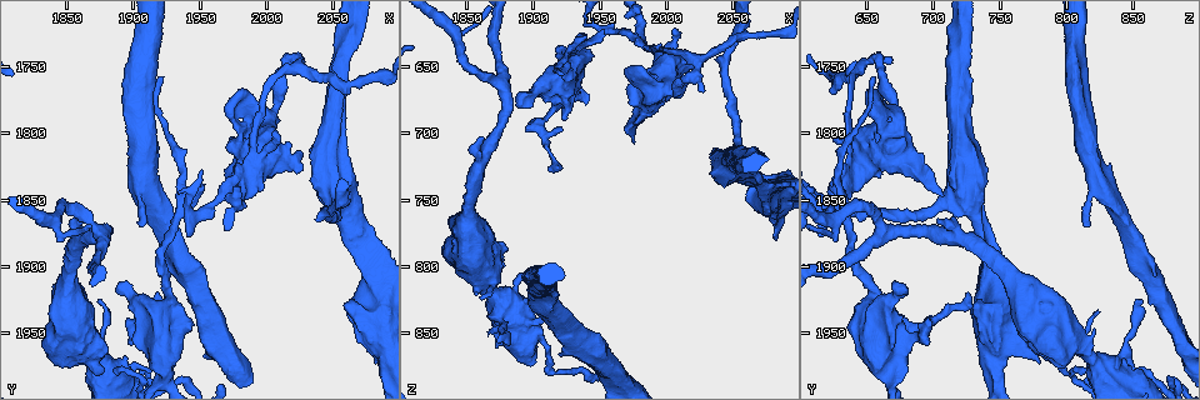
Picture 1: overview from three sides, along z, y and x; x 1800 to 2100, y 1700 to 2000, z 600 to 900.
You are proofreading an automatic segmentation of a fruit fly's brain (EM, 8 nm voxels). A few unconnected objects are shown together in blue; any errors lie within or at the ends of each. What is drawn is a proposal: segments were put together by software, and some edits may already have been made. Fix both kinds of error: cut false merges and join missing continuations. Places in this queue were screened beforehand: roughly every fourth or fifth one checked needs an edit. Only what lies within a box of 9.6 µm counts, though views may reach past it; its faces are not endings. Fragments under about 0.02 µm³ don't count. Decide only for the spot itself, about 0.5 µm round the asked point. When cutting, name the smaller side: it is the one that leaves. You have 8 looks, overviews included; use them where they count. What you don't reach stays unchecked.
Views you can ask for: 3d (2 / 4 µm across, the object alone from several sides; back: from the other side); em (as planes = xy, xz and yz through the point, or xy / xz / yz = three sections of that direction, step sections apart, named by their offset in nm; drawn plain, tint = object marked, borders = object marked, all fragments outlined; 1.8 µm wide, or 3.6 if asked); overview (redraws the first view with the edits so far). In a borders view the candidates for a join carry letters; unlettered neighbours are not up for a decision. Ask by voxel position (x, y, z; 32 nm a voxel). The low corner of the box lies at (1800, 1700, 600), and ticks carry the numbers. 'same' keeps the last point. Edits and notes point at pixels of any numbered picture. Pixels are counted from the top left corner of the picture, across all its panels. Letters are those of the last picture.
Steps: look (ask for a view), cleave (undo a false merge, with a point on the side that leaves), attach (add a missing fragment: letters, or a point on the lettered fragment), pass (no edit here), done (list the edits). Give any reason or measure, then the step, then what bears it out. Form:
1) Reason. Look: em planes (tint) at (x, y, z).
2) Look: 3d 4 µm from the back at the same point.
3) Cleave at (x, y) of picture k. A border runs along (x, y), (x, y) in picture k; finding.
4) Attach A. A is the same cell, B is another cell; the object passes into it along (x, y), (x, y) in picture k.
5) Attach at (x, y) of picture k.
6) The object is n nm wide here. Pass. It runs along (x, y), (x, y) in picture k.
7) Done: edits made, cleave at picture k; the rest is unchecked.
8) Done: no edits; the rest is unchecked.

Abrupt turn. Look: em planes (tint) at (2024, 1748, 648).

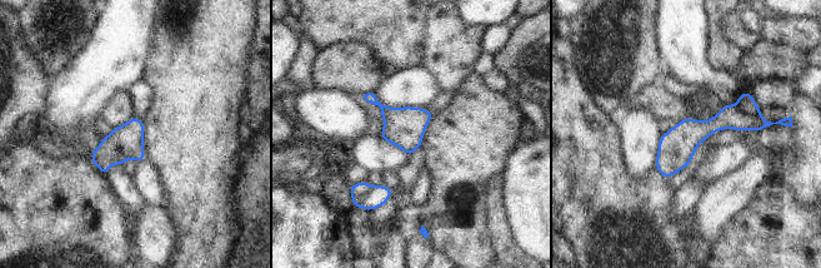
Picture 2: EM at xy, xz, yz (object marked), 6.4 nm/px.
Look: em planes (borders) at the same point.

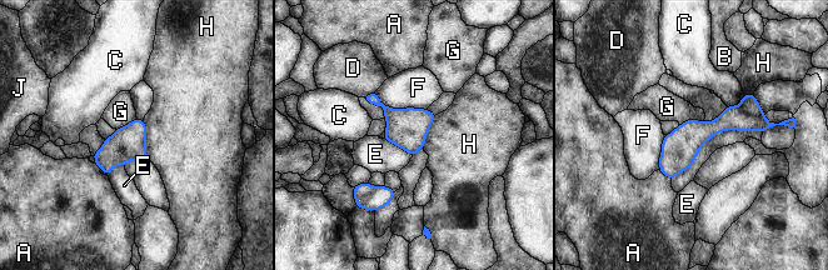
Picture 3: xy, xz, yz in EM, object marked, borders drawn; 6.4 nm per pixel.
The object is 220 nm wide here. Cleave at (733, 118) of picture 3. A, B, C, D, E, F, G, H and J are other cells; the part that leaves runs along (767, 124), (722, 123), (662, 168) in picture 3; two neurons meet here.

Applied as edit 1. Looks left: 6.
See it whole again. Look: overview.

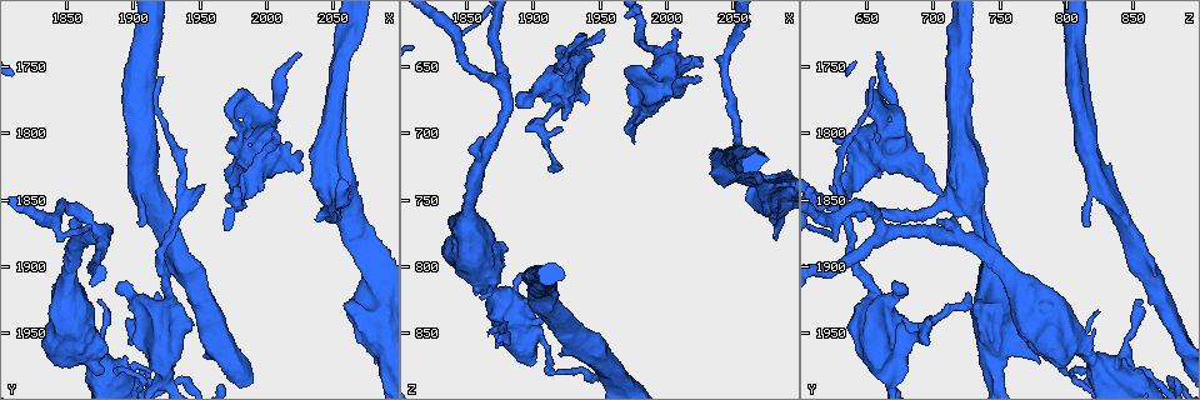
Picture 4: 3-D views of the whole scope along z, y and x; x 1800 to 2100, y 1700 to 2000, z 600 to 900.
A narrow waist. Look: 3d 4 µm at (2054, 1854, 622).

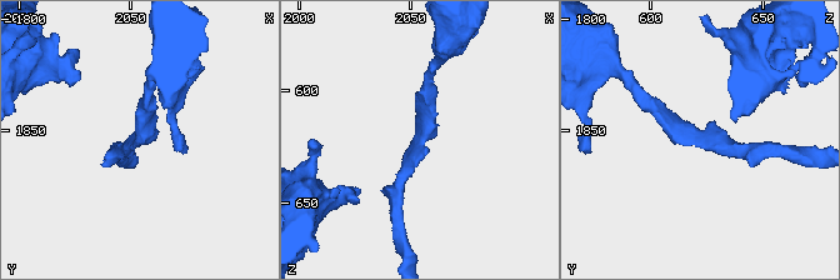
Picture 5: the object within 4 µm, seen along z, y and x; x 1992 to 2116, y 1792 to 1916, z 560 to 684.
The arms are 200, 220 nm wide; now the EM. Look: em planes (borders) at (2055, 1851, 622).

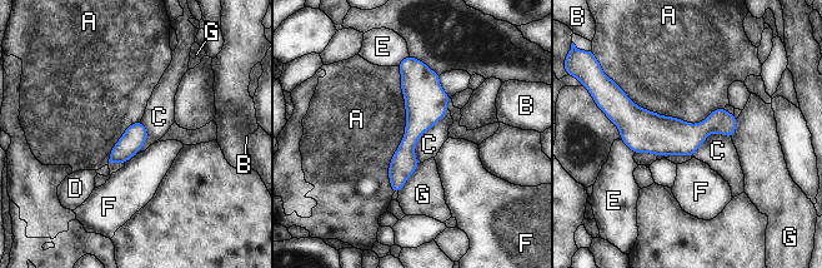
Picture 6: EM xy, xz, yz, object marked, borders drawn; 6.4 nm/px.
Pass. A, B, C, D, E, F and G are other cells; it runs along (409, 59), (415, 128), (396, 189) in picture 6; one neuron here.

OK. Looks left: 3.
Sharp bend. Look: 3d 4 µm at (1874, 1974, 840).

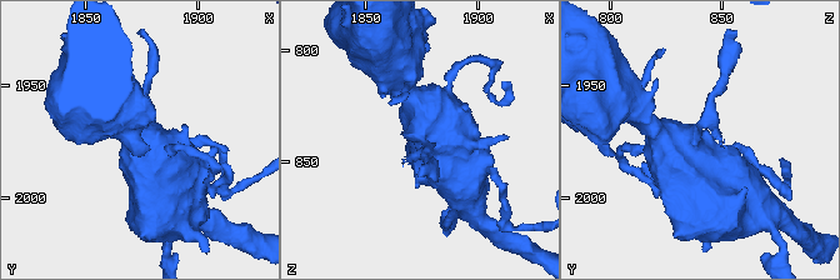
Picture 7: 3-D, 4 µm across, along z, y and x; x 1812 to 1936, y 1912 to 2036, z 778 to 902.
Now the EM. Look: em 3.6 µm yz step 4 (borders) at (1875, 1973, 839).

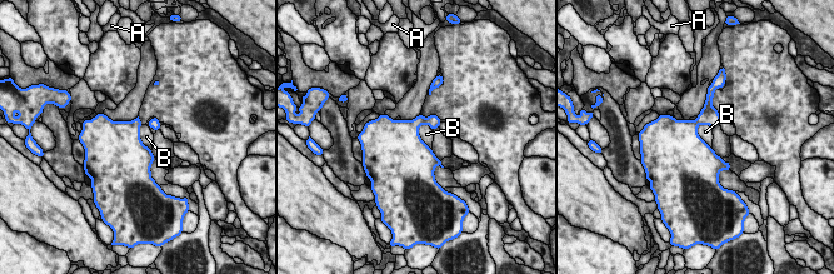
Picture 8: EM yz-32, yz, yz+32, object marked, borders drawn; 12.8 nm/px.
Pass. A and B are other cells; a border runs along (700, 123), (698, 134), (712, 148) in picture 8; one neuron here.

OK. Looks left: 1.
Done: edits made, cleave at picture 3; the rest is unchecked.

